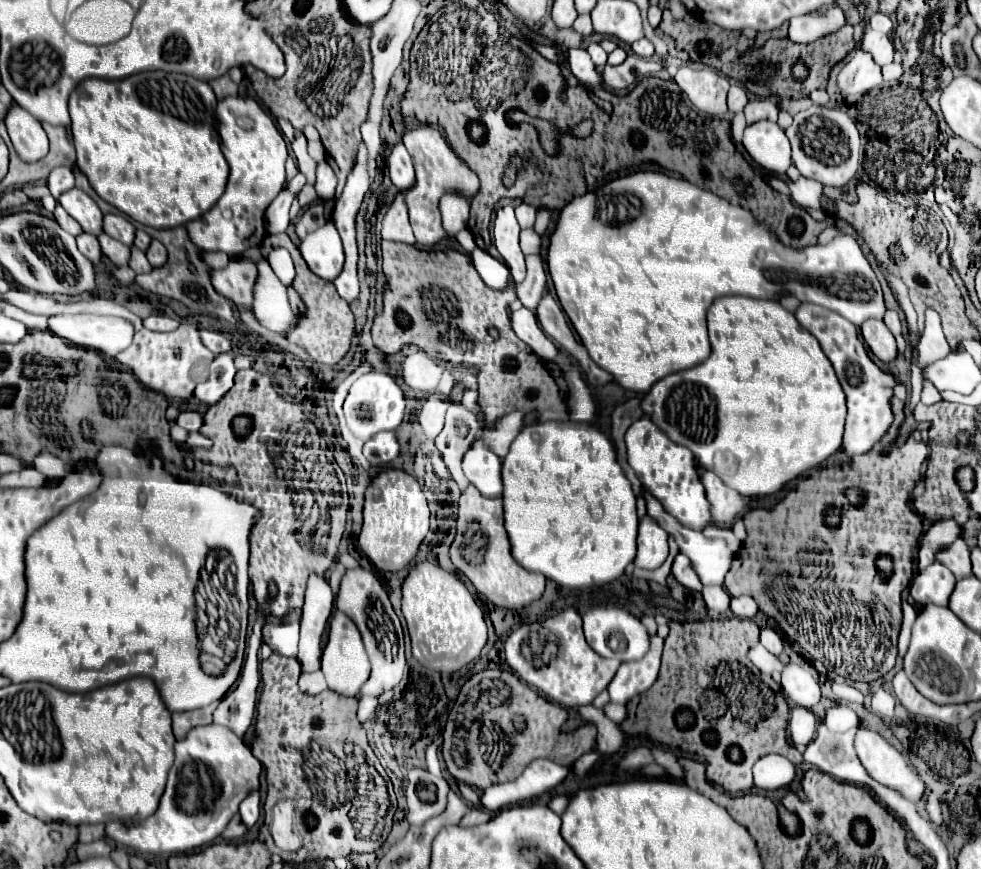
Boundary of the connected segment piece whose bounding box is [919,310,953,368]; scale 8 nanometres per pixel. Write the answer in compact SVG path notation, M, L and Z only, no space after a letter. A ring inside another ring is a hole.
M927 310L927 314L925 314L925 330L921 334L919 348L925 348L923 354L919 354L919 366L921 368L925 364L935 362L939 358L945 358L947 354L953 352L947 338L945 338L945 334L943 334L943 330L941 330L939 316L933 310Z

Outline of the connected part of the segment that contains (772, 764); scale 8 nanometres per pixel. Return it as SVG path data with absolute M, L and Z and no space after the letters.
M769 754L761 758L753 766L755 782L791 782L795 778L795 766L777 754Z

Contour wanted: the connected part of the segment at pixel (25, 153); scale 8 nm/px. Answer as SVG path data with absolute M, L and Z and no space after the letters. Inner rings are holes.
M13 104L5 118L9 138L13 142L15 152L25 162L37 162L47 156L49 152L49 140L45 130L41 128L41 122L35 120L29 112L25 112L21 106Z

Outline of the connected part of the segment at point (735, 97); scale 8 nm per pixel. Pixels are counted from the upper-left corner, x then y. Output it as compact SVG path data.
M731 84L729 96L727 96L727 104L729 104L729 110L731 110L731 112L741 112L743 106L747 104L747 94L745 94L739 86Z

